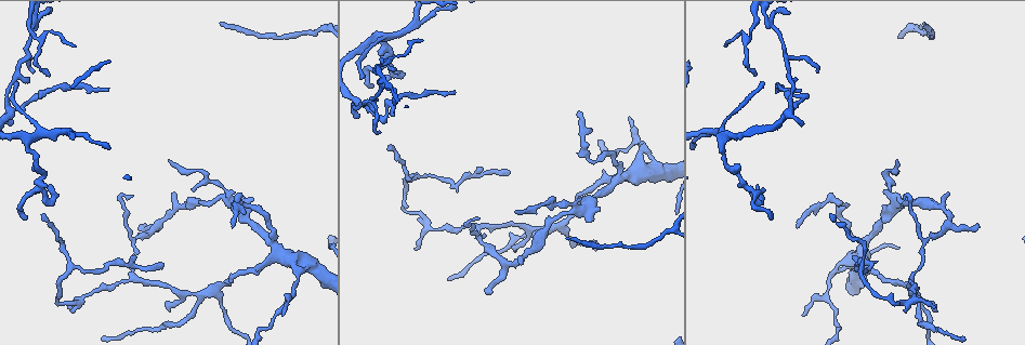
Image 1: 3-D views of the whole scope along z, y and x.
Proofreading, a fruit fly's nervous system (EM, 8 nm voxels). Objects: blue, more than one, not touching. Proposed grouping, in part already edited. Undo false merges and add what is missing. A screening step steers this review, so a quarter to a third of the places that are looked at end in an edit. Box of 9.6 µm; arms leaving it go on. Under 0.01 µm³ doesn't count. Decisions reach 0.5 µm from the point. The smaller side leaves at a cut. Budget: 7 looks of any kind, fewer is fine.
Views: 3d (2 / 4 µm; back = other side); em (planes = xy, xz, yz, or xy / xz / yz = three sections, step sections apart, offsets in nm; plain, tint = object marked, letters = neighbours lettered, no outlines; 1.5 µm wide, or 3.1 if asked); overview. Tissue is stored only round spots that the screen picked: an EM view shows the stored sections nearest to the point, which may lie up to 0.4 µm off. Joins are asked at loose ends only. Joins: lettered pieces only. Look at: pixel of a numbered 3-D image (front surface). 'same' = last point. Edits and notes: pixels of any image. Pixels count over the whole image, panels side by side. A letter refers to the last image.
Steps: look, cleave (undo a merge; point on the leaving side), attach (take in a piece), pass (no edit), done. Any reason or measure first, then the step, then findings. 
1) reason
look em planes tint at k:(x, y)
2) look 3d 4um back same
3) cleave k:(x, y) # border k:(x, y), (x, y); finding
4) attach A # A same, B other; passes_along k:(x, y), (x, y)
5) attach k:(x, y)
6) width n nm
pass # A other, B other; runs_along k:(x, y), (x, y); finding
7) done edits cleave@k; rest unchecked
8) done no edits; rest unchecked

branch stops here
look em planes letters at 1:(59, 196)

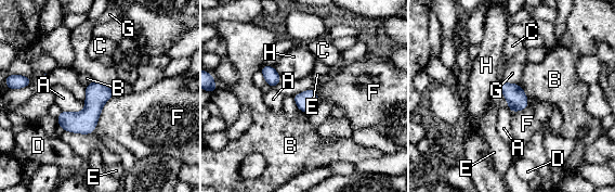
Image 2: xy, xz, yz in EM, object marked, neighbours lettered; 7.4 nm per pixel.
pass # A other, B other, C other, D other, E other, F other, G other, H other; border 2:(115, 93), (103, 105), (90, 133); no lettered piece goes on from it

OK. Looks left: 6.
long arm stops here
look 3d 2um back at 1:(577, 113)

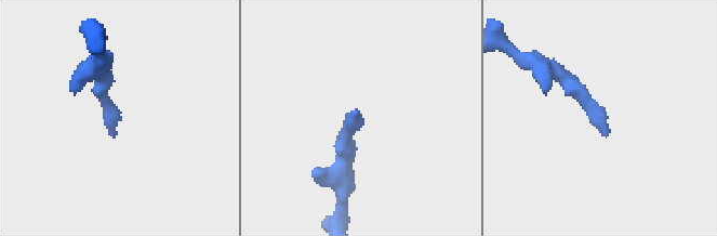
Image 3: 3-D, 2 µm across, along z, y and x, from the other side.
now the EM
look em xy step 8 letters at 3:(116, 134)

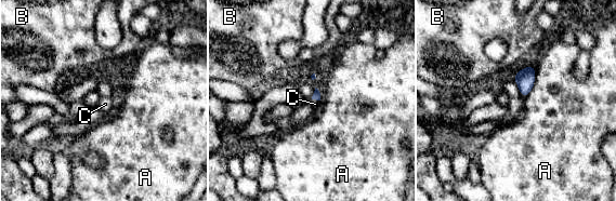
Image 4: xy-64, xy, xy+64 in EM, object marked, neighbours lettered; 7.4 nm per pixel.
attach C # A other, B other, C same; passes_along 4:(316, 95), (315, 98), (315, 104); it goes on there

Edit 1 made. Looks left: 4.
tapers out
look em planes letters at 1:(108, 89)

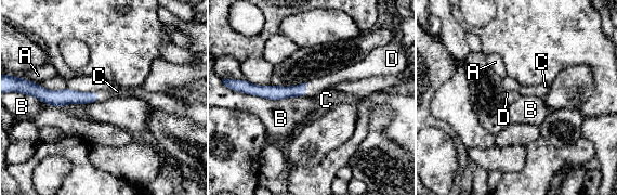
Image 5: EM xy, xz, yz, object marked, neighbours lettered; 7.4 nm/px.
attach D # A other, B other, C other, D same; passes_along 5:(272, 92), (305, 89), (314, 87); it goes on there

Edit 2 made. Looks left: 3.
done edits attach@4, attach@5; rest unchecked

